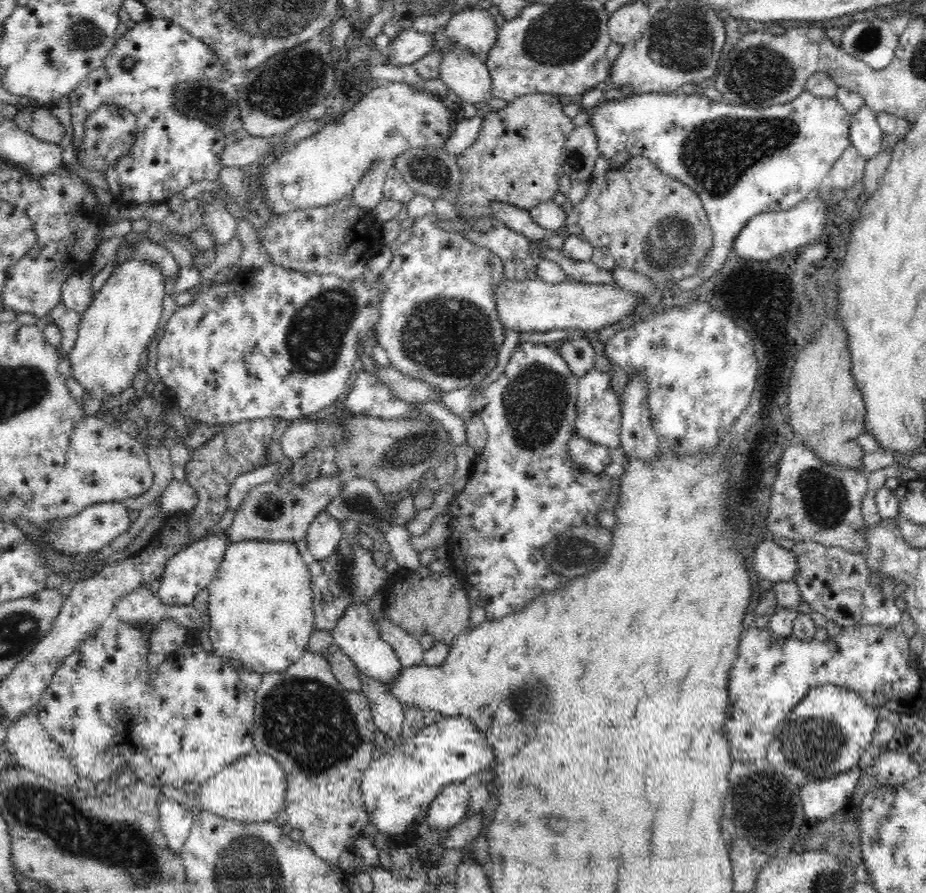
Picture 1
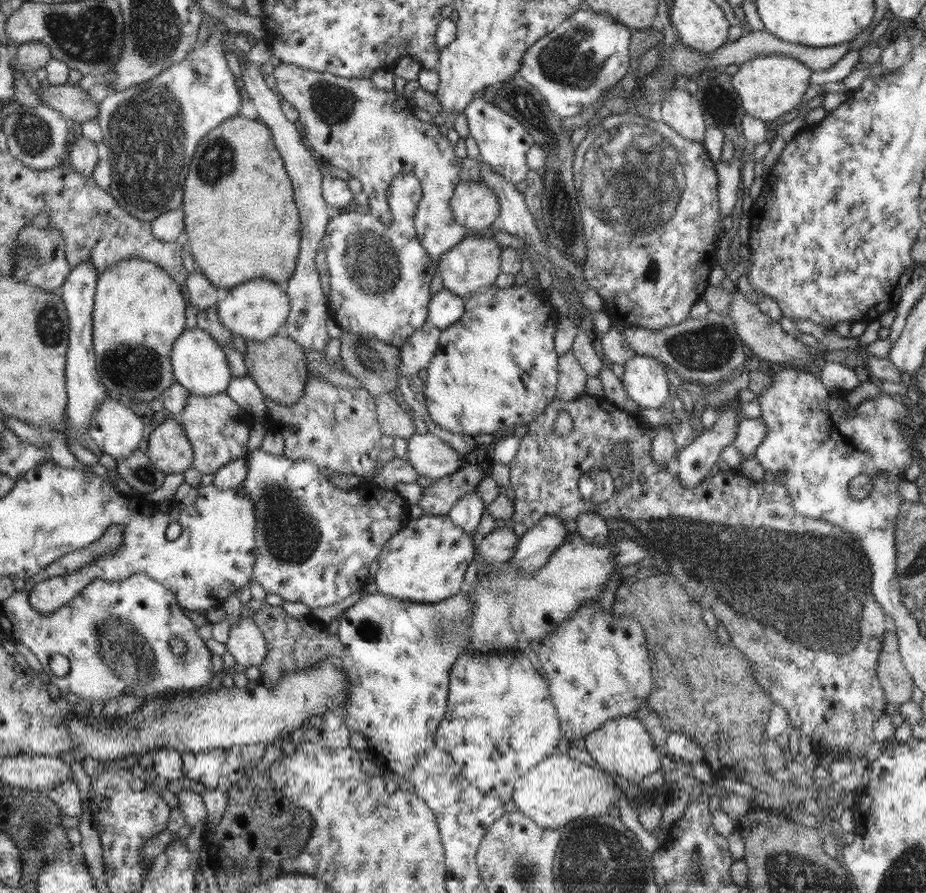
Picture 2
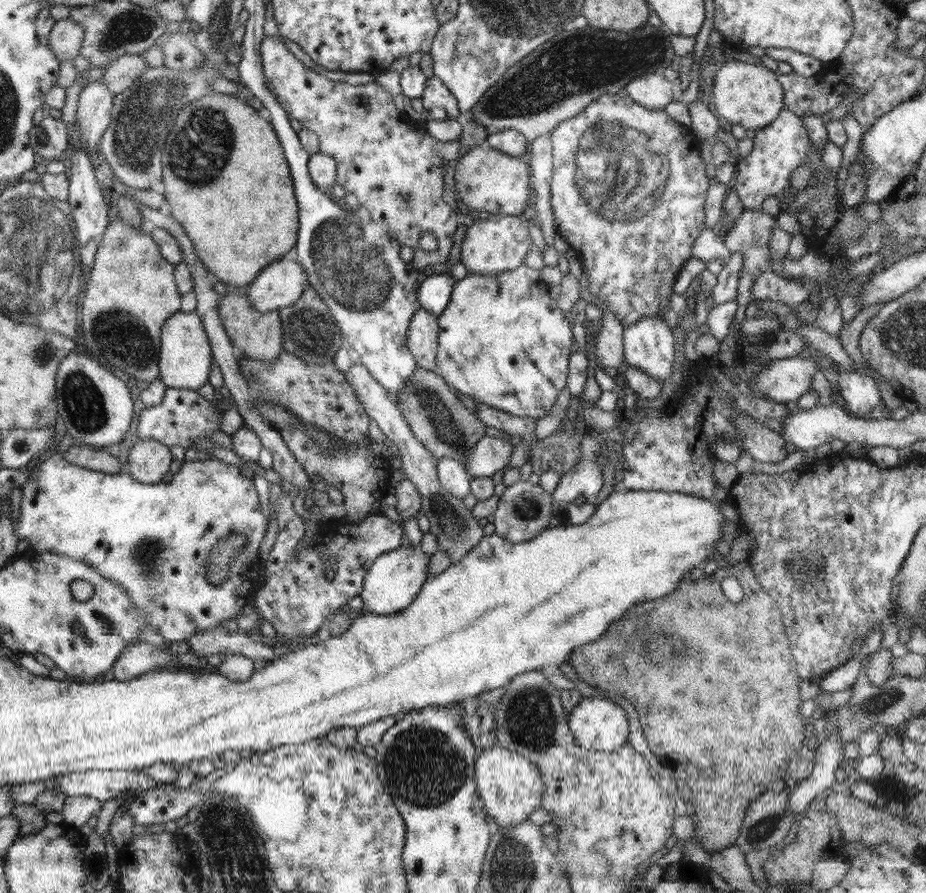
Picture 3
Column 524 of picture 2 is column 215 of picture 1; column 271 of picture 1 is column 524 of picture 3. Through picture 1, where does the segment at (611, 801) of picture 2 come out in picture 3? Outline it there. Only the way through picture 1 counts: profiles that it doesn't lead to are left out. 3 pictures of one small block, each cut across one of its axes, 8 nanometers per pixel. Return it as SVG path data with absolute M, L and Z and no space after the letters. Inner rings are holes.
M498 745L484 751L478 750L474 777L486 812L495 818L499 827L512 827L526 821L542 804L544 784L538 767L512 750Z

